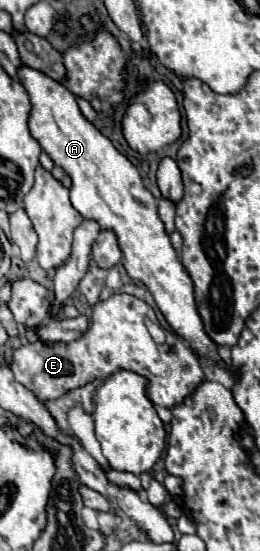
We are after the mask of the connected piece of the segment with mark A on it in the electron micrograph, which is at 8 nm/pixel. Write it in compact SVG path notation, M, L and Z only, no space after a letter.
M25 65L19 69L19 79L27 89L33 105L29 119L31 135L53 159L53 163L71 177L73 207L85 219L97 221L103 231L113 231L117 235L127 275L145 283L175 333L181 339L189 341L191 349L199 351L201 355L209 355L221 367L227 367L217 355L217 345L203 331L203 323L193 299L193 281L179 263L177 251L173 249L169 235L165 233L163 223L157 215L155 197L145 189L139 171L81 113L77 97L65 85Z

